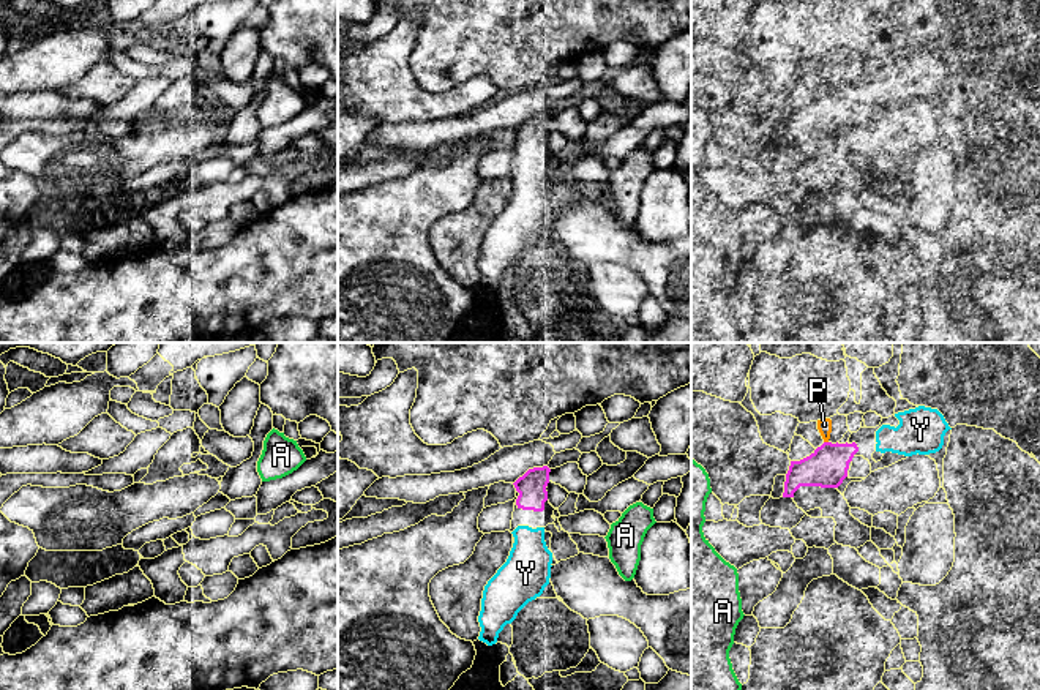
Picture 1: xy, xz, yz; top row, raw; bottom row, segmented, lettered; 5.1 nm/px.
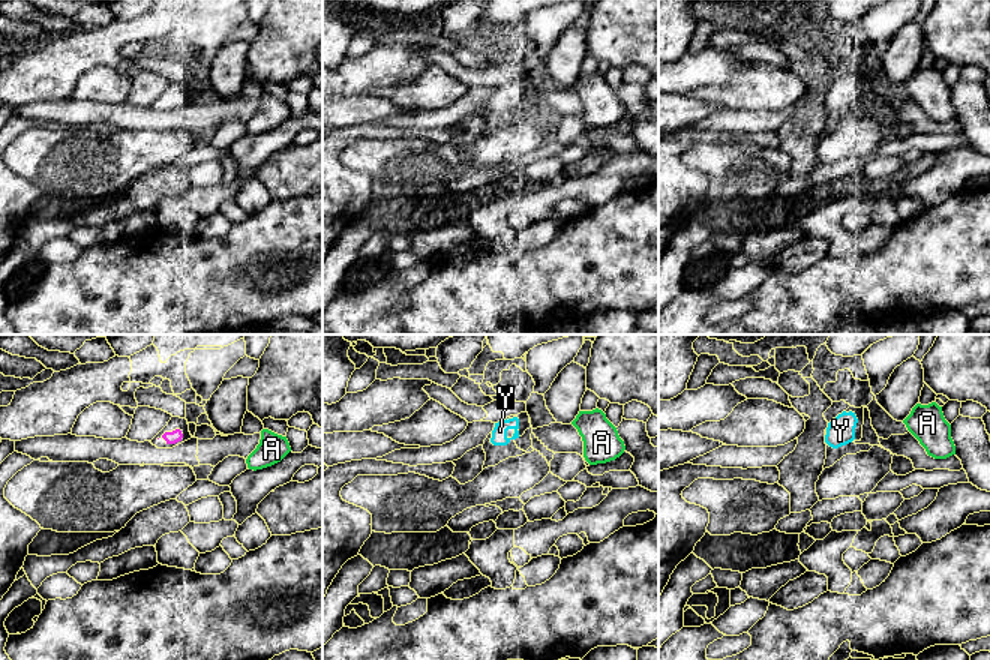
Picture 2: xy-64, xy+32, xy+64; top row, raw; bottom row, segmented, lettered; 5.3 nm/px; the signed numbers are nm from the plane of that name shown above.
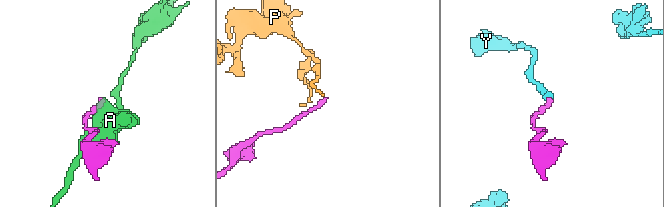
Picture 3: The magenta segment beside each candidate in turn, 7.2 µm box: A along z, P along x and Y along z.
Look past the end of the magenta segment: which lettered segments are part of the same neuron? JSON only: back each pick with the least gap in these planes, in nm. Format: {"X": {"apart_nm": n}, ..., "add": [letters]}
{"Y": {"apart_nm": 90}, "add": ["Y"]}

